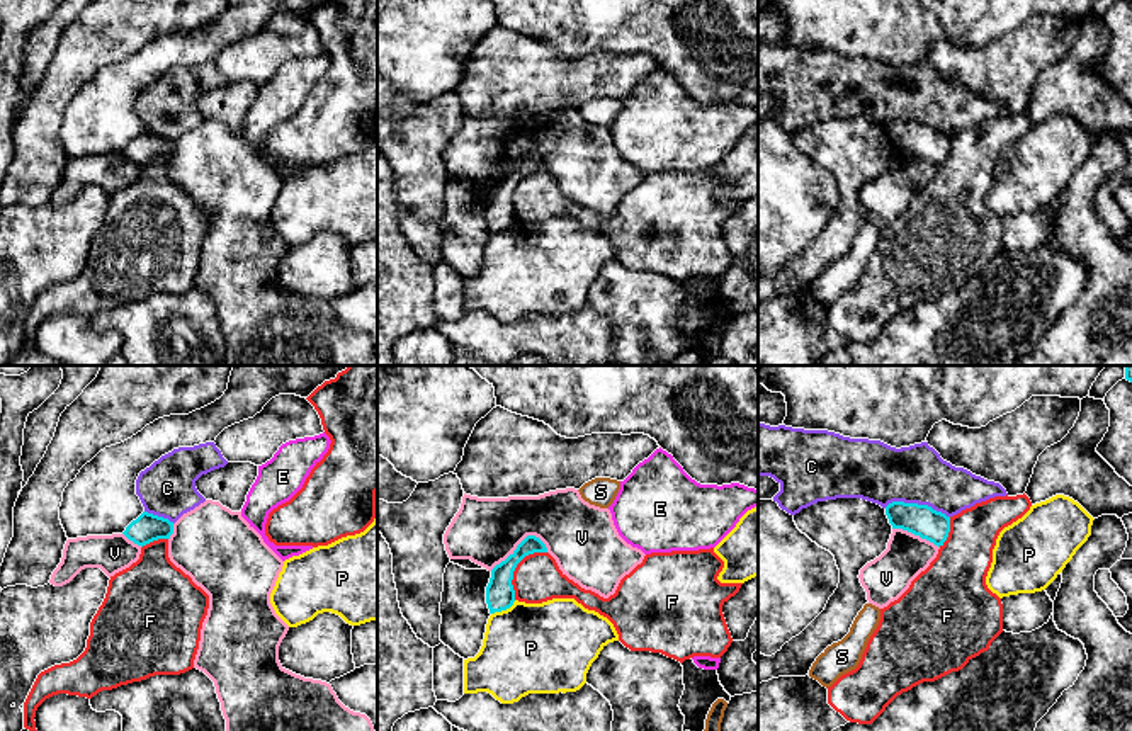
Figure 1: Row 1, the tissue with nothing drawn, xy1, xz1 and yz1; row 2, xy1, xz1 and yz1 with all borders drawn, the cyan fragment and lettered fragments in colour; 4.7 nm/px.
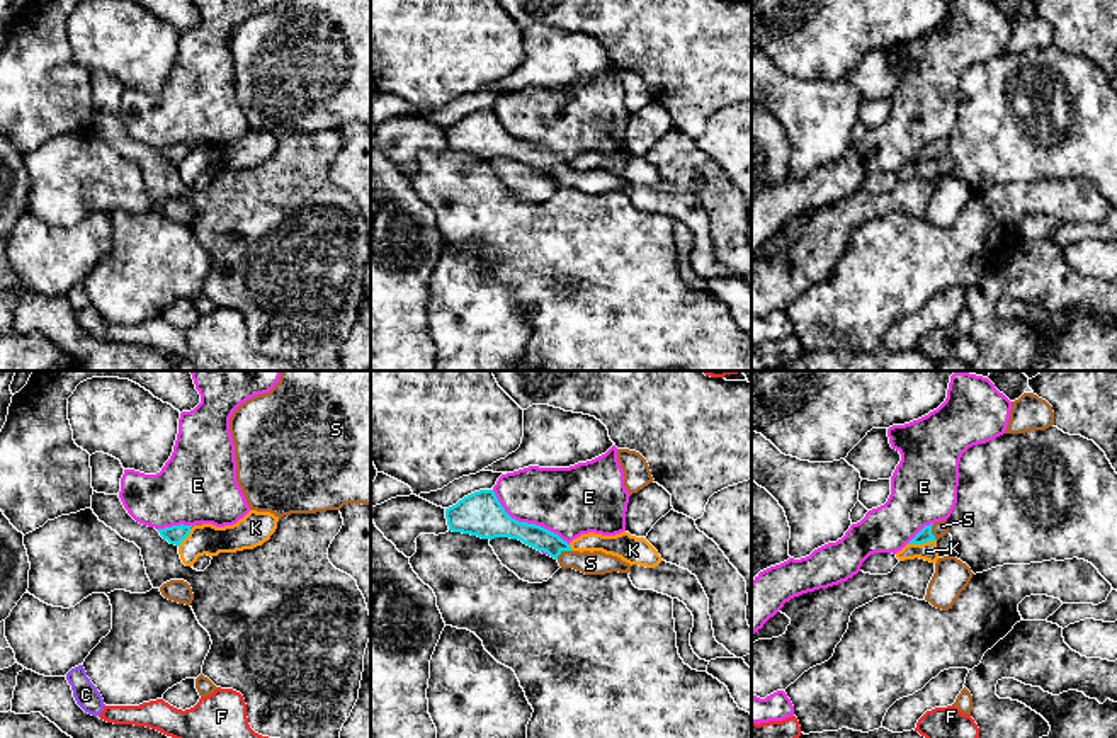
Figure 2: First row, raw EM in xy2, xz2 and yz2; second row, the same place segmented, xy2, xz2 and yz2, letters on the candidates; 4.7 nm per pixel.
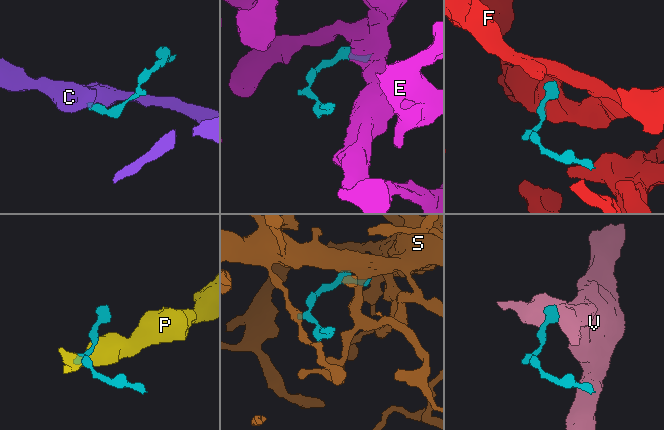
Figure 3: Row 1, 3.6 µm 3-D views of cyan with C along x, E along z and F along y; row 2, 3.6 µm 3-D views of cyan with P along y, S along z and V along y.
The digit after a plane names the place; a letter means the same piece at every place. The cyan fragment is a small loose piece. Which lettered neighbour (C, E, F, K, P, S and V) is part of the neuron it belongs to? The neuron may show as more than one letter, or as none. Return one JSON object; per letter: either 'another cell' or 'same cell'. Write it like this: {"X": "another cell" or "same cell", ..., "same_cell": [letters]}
{"C": "another cell", "E": "another cell", "F": "another cell", "K": "another cell", "P": "another cell", "S": "same cell", "V": "another cell", "same_cell": ["S"]}

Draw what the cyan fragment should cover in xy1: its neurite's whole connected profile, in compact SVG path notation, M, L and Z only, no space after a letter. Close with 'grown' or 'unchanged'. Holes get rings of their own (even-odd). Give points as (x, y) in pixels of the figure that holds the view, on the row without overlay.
M143 131L122 151L129 160L138 165L146 165L158 158L170 158L173 153L173 141L168 138Z | unchanged

